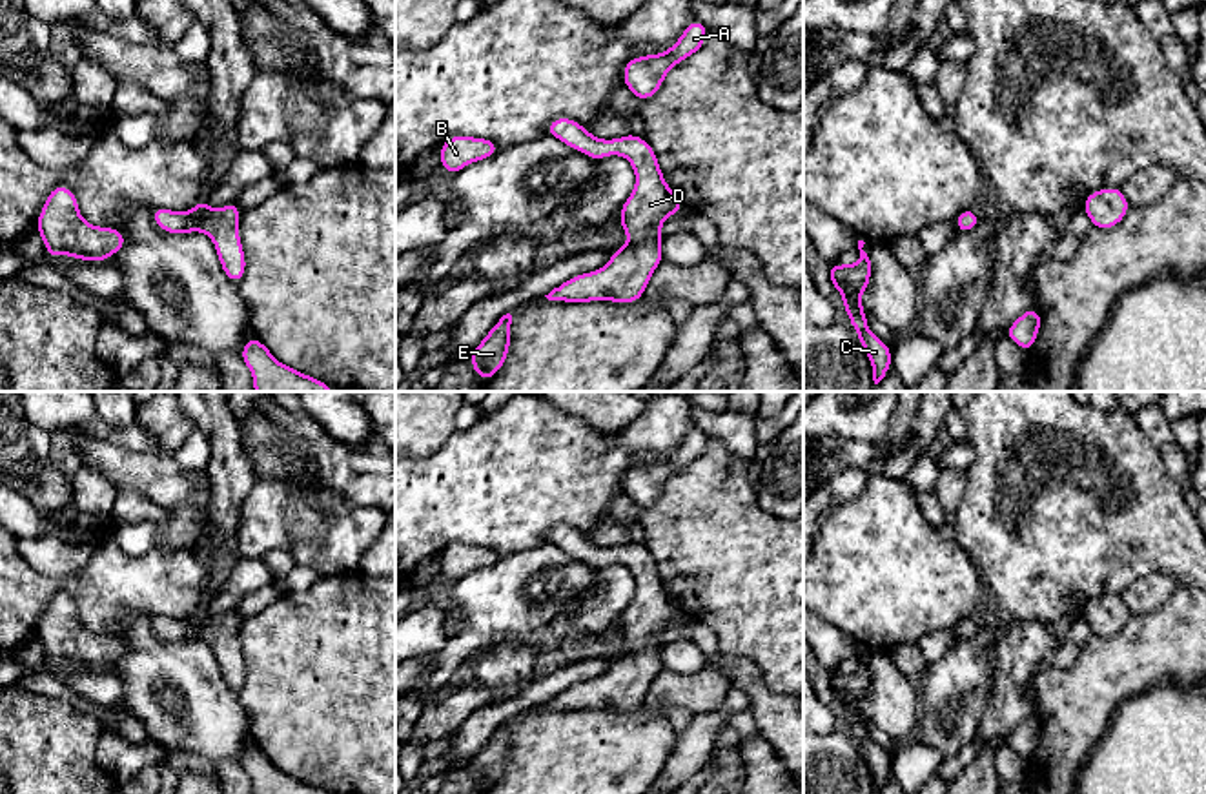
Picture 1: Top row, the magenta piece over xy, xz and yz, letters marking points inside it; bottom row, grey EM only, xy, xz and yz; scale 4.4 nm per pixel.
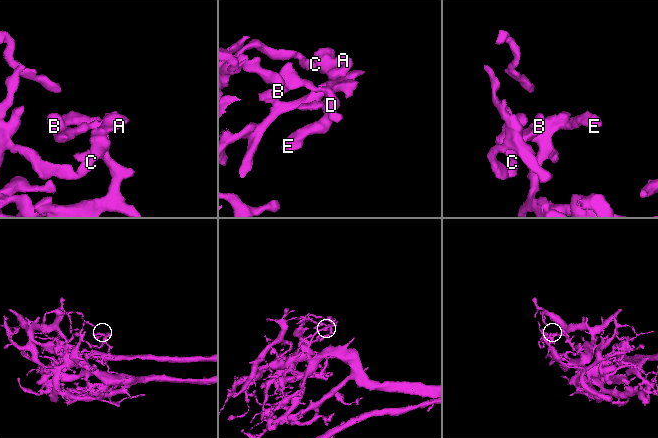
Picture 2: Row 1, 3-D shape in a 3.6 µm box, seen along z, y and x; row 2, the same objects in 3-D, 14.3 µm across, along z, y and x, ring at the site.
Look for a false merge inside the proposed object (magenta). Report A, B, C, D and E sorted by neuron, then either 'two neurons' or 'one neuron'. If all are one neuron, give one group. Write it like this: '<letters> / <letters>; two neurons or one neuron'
A B C D E; one neuron

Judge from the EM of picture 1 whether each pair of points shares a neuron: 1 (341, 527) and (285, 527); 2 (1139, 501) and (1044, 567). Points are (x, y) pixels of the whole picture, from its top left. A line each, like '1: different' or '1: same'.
1: same
2: same

